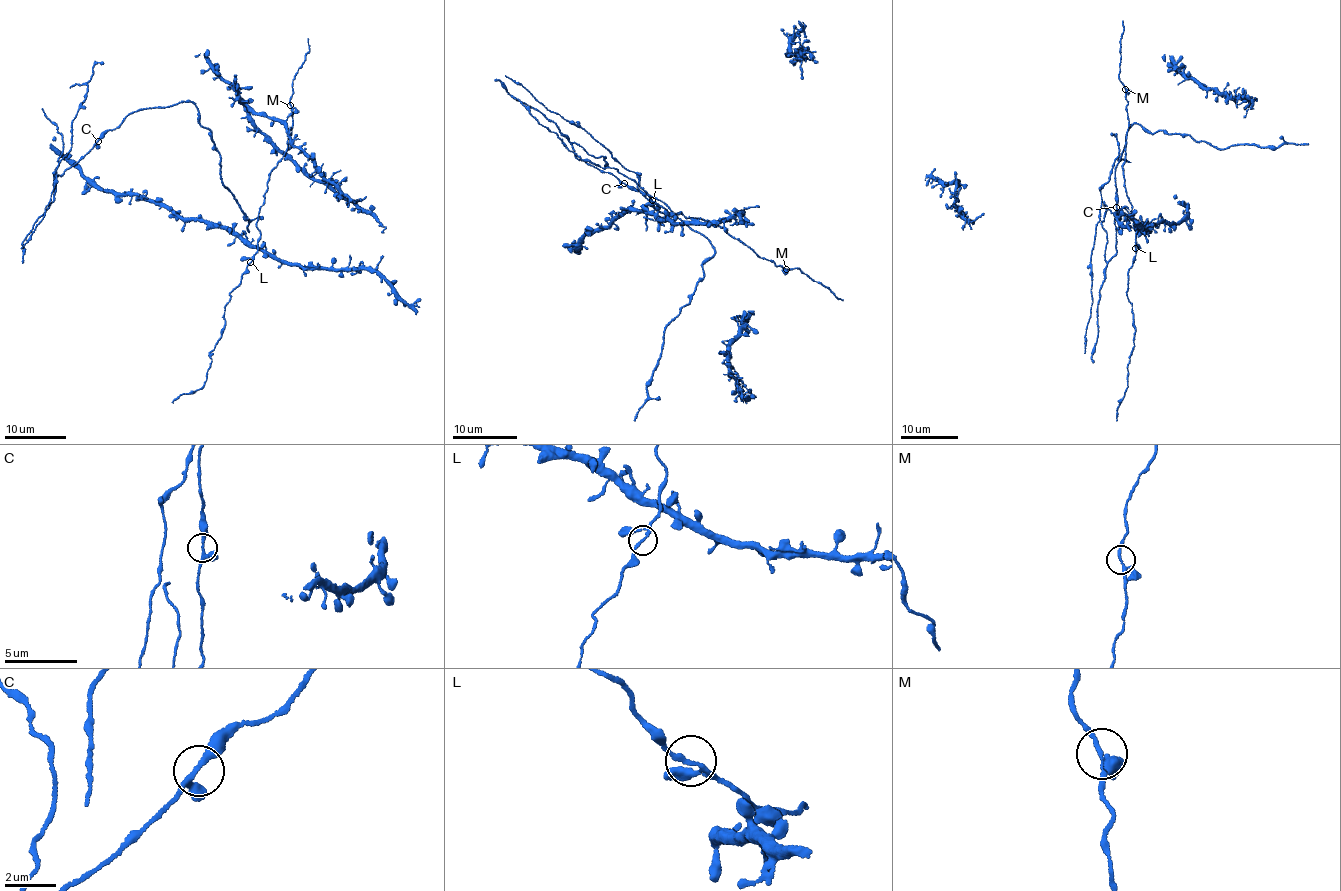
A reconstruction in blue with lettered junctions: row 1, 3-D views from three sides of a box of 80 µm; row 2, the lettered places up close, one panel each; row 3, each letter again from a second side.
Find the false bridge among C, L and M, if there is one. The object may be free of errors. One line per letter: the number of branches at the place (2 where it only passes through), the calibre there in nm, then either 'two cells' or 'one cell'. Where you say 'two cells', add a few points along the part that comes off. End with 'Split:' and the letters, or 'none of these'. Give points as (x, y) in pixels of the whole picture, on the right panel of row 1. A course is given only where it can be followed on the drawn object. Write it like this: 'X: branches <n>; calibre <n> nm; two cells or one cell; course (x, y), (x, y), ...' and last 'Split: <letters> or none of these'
C: branches 3; calibre 200 nm; one cell
L: branches 3; calibre 150 nm; one cell
M: branches 3; calibre 140 nm; one cell
Split: none of these

